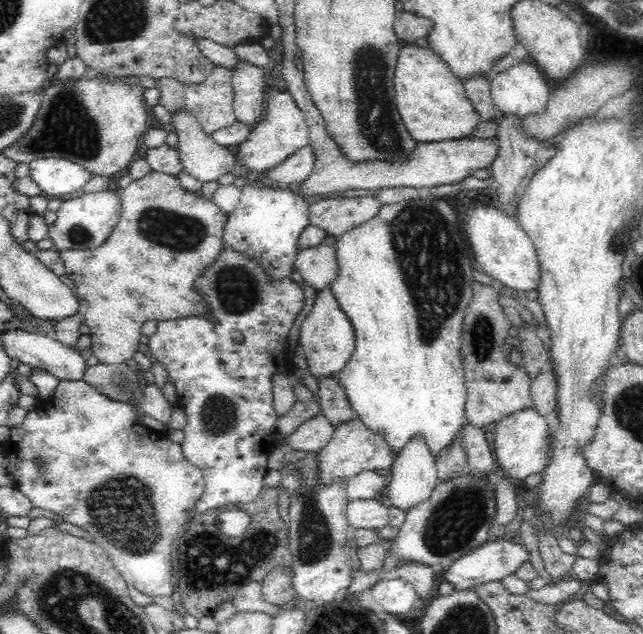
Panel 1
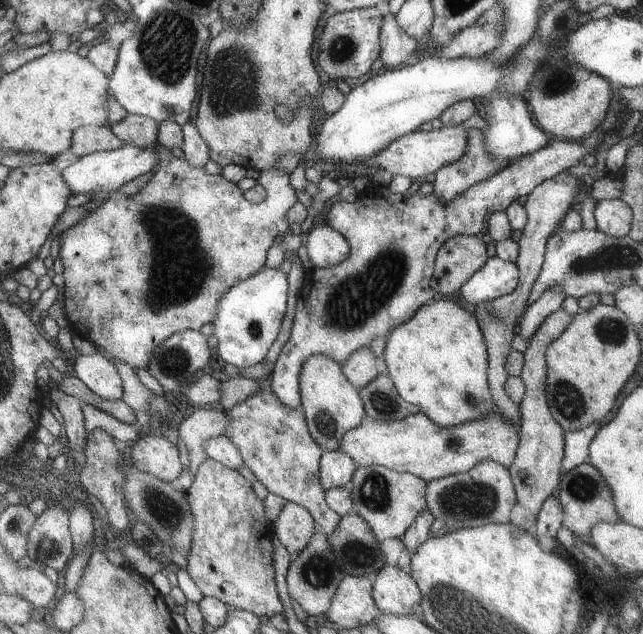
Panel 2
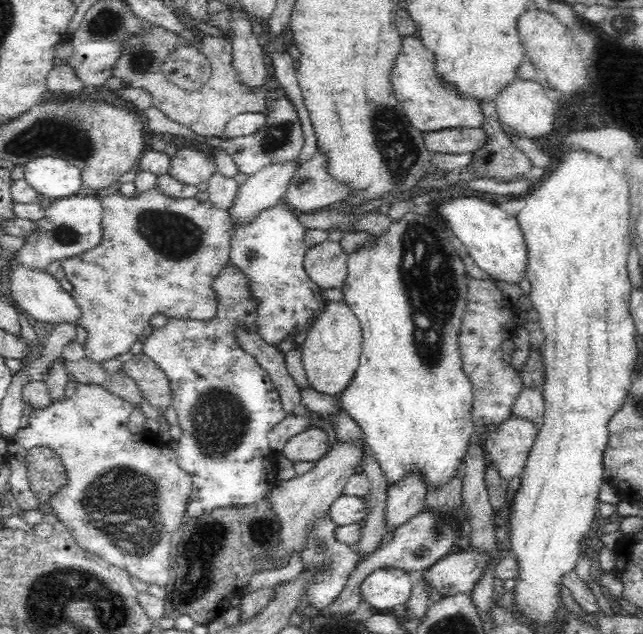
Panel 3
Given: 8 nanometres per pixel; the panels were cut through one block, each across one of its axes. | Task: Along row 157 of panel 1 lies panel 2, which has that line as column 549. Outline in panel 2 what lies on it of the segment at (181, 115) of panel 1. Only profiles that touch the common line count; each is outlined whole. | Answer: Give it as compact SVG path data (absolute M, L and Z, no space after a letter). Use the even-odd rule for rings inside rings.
M557 174L553 176L553 180L545 180L541 184L537 184L537 188L533 188L533 192L529 192L527 196L527 202L525 202L525 210L527 210L527 226L523 230L523 234L517 238L519 240L519 246L521 246L521 256L517 258L515 266L519 270L519 288L515 292L511 292L509 296L503 296L499 300L493 300L493 302L487 302L487 304L481 304L477 310L475 310L475 316L479 320L479 324L483 326L483 332L485 332L485 338L489 342L489 390L493 394L493 400L495 404L501 408L501 412L505 414L507 420L521 420L521 412L519 412L519 406L515 406L507 396L505 396L505 356L507 352L511 350L509 342L517 336L517 322L519 318L523 316L521 312L527 310L527 296L533 288L533 282L537 280L541 268L543 268L543 260L545 260L545 244L547 244L547 238L549 234L561 226L565 214L571 210L571 200L575 196L575 190L577 190L577 180L575 176L569 176L569 174Z

